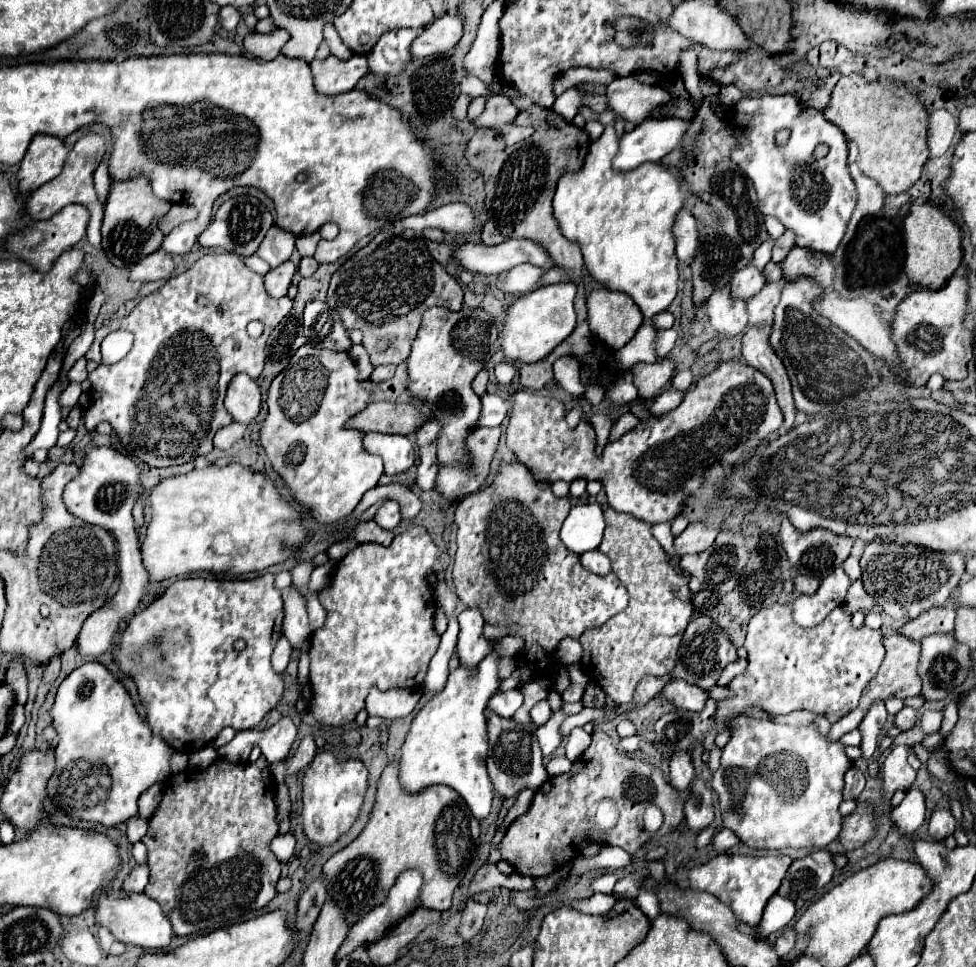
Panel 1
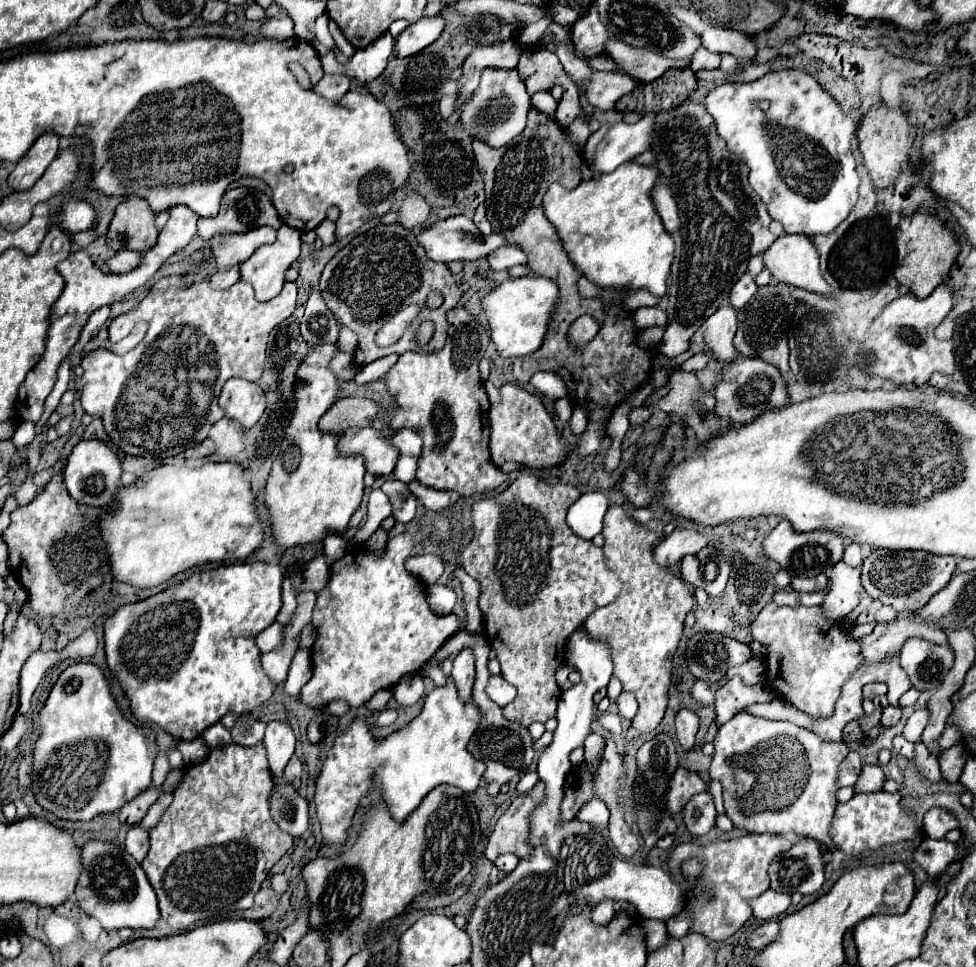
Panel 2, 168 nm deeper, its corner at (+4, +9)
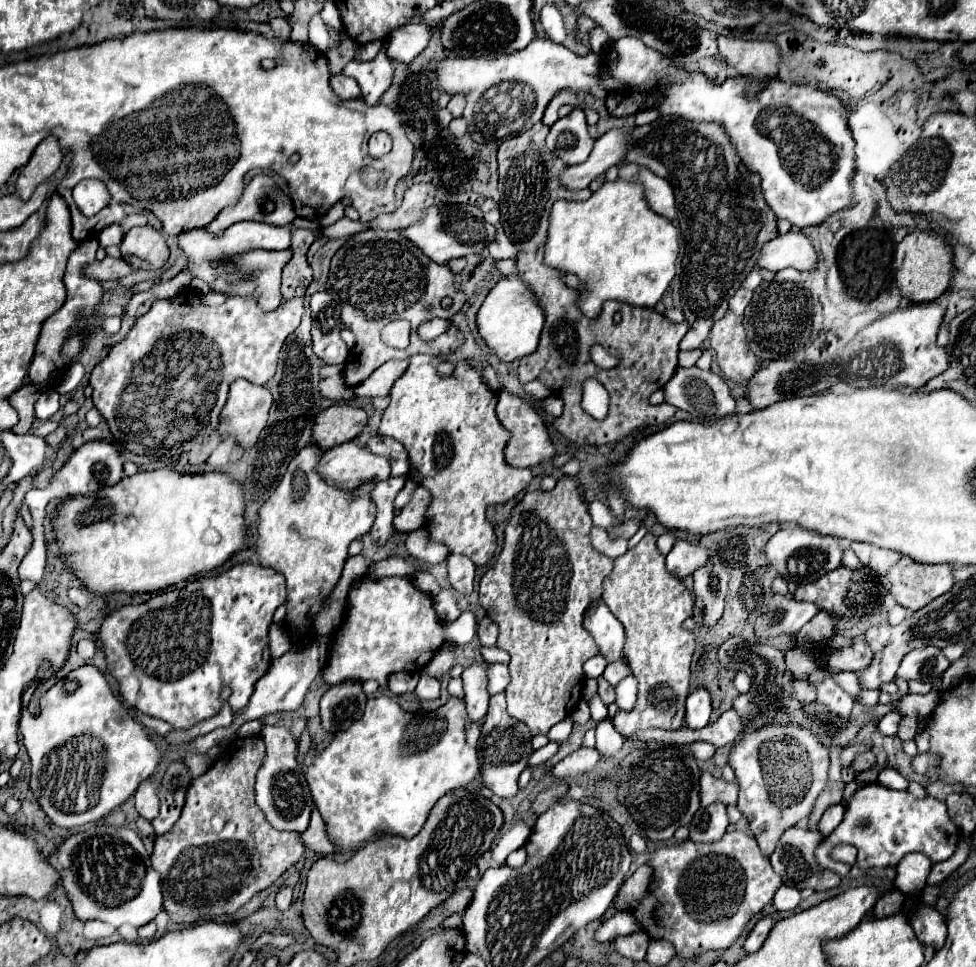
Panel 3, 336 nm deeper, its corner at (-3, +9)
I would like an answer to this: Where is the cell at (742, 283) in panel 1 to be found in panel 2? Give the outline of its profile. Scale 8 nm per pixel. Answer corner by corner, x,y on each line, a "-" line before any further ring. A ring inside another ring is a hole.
746,272
746,274
734,284
728,302
730,302
734,308
742,308
742,306
756,294
756,288
758,288
758,286
756,286
754,278

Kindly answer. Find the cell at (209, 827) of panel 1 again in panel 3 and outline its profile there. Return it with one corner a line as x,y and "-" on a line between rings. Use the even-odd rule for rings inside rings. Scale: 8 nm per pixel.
251,736
251,738
235,738
232,740
227,748
227,752
221,754
221,758
205,772
201,774
199,778
195,778
187,790
187,796
185,796
185,806
183,806
183,812
181,812
181,818
175,822
175,828
171,832
167,832
165,836
157,838
155,840
155,848
153,848
153,854
151,854
151,864
153,868
157,868
157,872
161,874
161,888
163,888
163,906
165,906
165,912
169,914
169,918
173,922
179,922
179,924
185,924
185,926
195,926
197,922
201,920
207,920
207,918
213,918
213,916
221,916
221,914
233,914
237,912
241,906
245,906
257,892
265,890
267,886
271,886
287,868
291,868
295,862
301,860
303,856
303,850
305,846
301,846
301,838
297,832
279,832
275,830
265,814
261,812
261,808
255,804
255,774
259,772
261,764
265,760
265,744
261,740
261,736

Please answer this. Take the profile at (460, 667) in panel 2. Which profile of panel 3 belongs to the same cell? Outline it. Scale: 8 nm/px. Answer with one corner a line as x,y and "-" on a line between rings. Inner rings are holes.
473,662
469,668
463,670
463,690
465,690
465,704
467,714
473,722
481,722
485,718
489,706
489,692
487,692
487,662

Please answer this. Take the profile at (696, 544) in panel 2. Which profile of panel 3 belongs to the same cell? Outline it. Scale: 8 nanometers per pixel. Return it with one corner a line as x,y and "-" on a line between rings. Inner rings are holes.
677,540
665,558
665,568
677,578
685,578
691,576
707,560
709,560
709,548
701,544
691,544
687,540

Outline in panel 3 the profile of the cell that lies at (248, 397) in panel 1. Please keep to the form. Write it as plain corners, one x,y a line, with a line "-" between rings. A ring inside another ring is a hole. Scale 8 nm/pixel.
239,378
229,388
229,398
221,410
221,434
233,434
235,440
249,448
257,442
259,432
267,424
267,414
273,404
273,396
265,386
253,386

